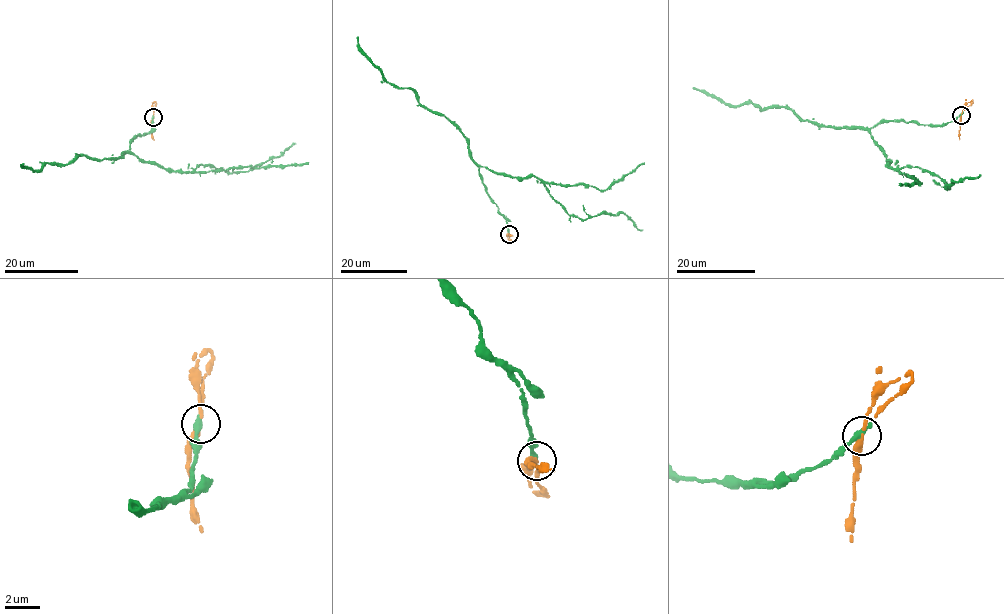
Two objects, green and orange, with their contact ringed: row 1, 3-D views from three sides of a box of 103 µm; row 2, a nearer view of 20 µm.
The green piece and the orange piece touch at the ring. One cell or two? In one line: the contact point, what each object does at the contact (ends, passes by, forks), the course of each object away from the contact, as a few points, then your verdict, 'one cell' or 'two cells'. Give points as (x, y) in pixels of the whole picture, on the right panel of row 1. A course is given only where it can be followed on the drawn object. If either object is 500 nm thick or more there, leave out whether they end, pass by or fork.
(961, 115) | green ends | orange passes by | green via (961, 115), (942, 126), (883, 120), (871, 137), (888, 167), (926, 170), (946, 189), (980, 175) | orange via (961, 115), (959, 139) | one cell

